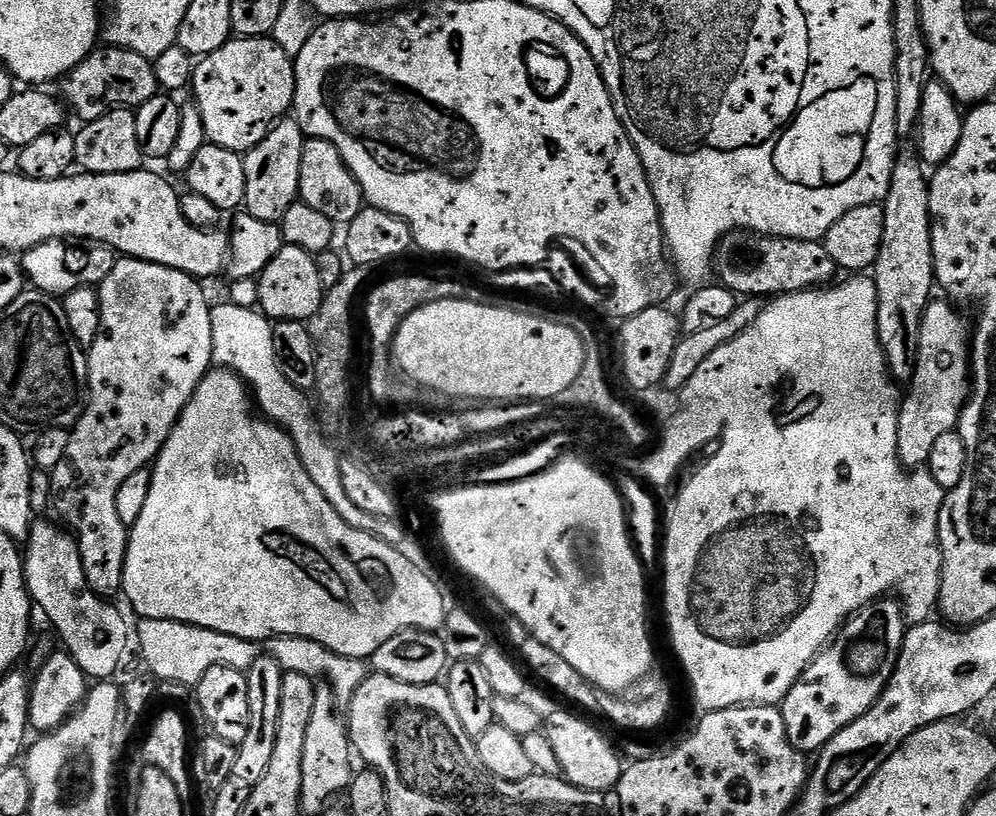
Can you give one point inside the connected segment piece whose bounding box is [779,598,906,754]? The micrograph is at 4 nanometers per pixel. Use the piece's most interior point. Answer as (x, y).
(849, 674)

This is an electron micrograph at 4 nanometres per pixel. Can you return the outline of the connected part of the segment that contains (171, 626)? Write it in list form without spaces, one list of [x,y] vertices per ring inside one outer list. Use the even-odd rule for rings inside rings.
[[[177,620],[139,621],[140,629],[134,636],[140,639],[140,652],[144,655],[144,664],[157,681],[169,680],[172,684],[194,686],[210,670],[210,666],[230,666],[247,670],[258,655],[257,645],[251,640],[234,638],[214,630],[199,628],[193,624],[183,624]]]

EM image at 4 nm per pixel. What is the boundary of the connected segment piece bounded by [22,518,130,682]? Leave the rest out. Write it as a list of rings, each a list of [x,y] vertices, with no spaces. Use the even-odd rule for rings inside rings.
[[[44,518],[33,523],[26,541],[28,549],[25,547],[22,552],[24,581],[28,584],[33,605],[48,615],[49,622],[56,627],[64,643],[61,645],[72,655],[74,662],[78,662],[85,676],[104,682],[112,678],[124,660],[130,628],[128,632],[123,614],[112,602],[88,589],[79,543],[71,531],[60,528],[47,524]]]

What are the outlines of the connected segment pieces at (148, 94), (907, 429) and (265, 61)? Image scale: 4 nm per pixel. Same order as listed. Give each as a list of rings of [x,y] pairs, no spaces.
[[[111,46],[97,47],[96,51],[91,52],[81,64],[74,66],[74,70],[63,77],[63,84],[63,103],[71,111],[73,108],[84,122],[102,118],[102,114],[116,108],[141,108],[161,91],[153,61],[142,58],[142,54],[134,54],[134,50],[129,48]]]
[[[936,298],[929,303],[922,318],[916,369],[907,385],[908,393],[905,396],[903,393],[898,418],[898,454],[908,470],[920,470],[927,465],[934,442],[959,425],[964,405],[968,403],[970,328],[955,310],[947,299]]]
[[[233,38],[229,40],[226,46],[214,50],[214,54],[203,57],[195,65],[190,92],[196,95],[194,97],[194,103],[196,109],[202,114],[202,126],[206,126],[206,134],[208,135],[207,143],[217,144],[231,152],[246,154],[251,148],[258,146],[258,142],[262,142],[262,138],[266,138],[266,134],[274,125],[280,123],[281,120],[285,119],[293,111],[296,102],[296,66],[293,57],[288,56],[286,50],[282,50],[282,46],[278,46],[270,38]]]

